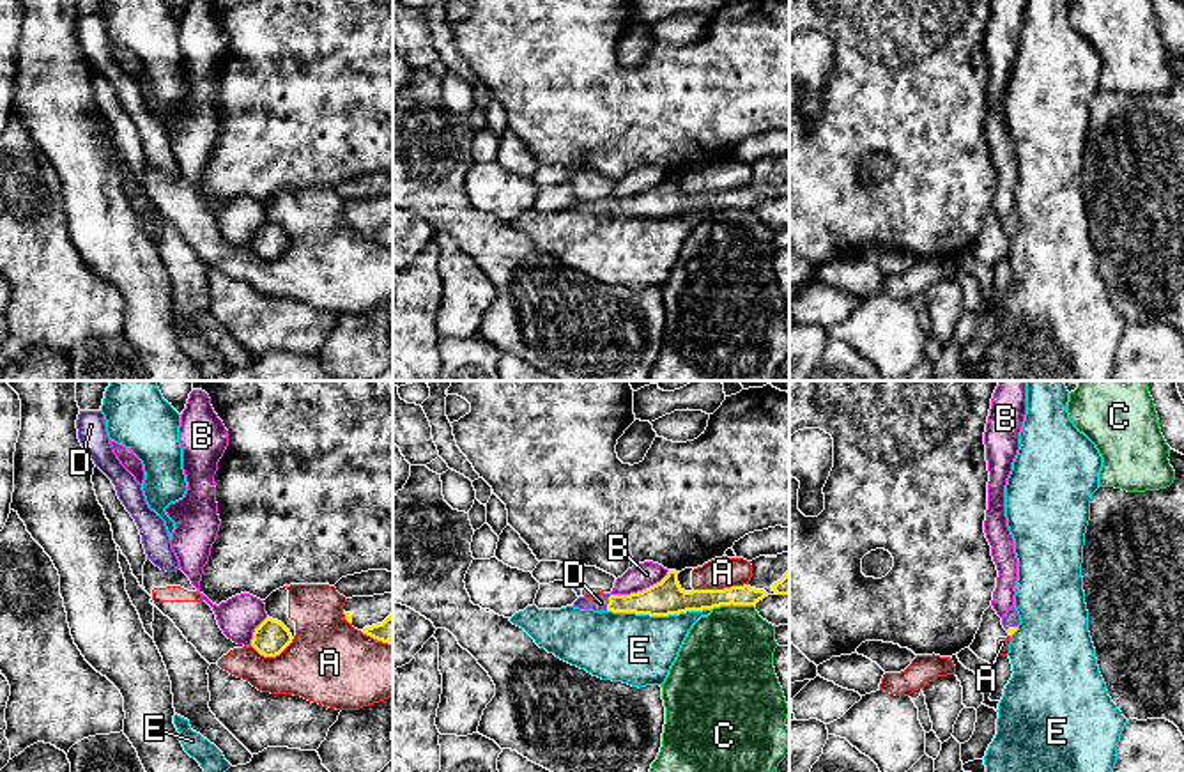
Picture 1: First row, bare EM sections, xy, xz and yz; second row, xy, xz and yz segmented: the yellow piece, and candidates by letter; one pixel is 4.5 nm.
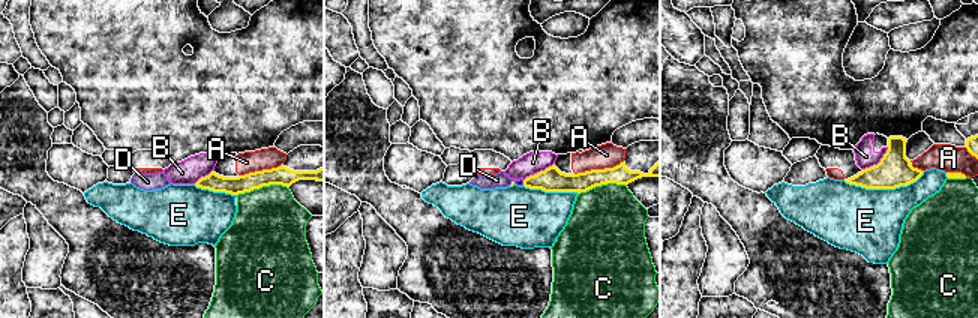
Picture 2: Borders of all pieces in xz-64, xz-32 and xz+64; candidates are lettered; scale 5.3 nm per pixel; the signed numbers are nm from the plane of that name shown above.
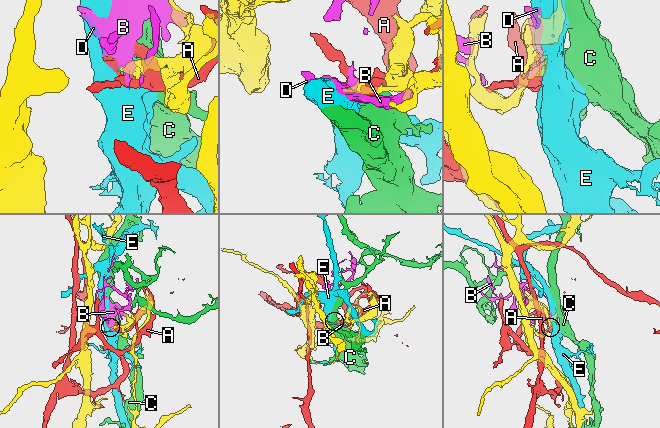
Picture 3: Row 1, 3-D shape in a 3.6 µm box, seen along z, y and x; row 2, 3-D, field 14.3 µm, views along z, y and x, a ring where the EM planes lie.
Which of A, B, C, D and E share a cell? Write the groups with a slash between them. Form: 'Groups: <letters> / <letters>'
Groups: A / B / C / D / E

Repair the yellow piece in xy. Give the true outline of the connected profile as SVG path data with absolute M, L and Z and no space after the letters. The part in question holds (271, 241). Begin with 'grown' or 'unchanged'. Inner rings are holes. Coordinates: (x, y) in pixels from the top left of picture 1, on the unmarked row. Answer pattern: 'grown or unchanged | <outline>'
unchanged | M269 220L255 232L251 243L251 250L264 260L280 259L290 246L290 234Z

